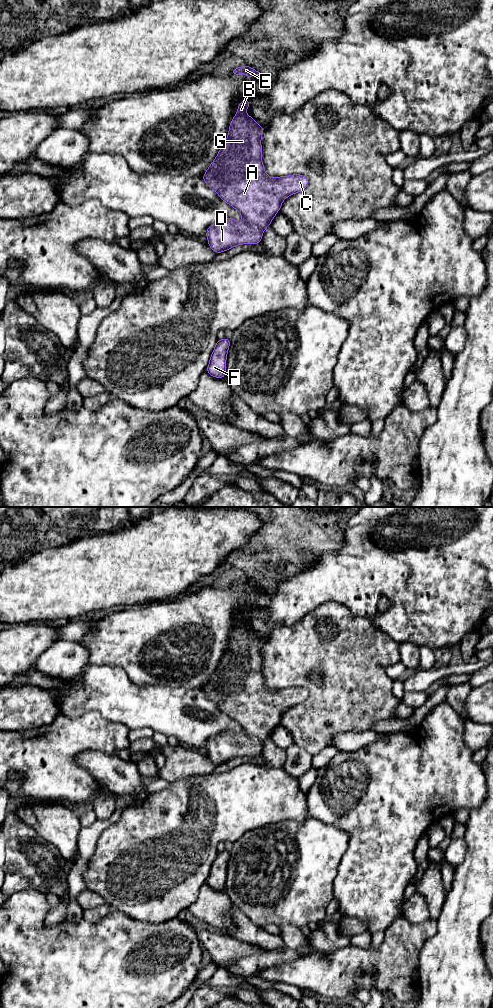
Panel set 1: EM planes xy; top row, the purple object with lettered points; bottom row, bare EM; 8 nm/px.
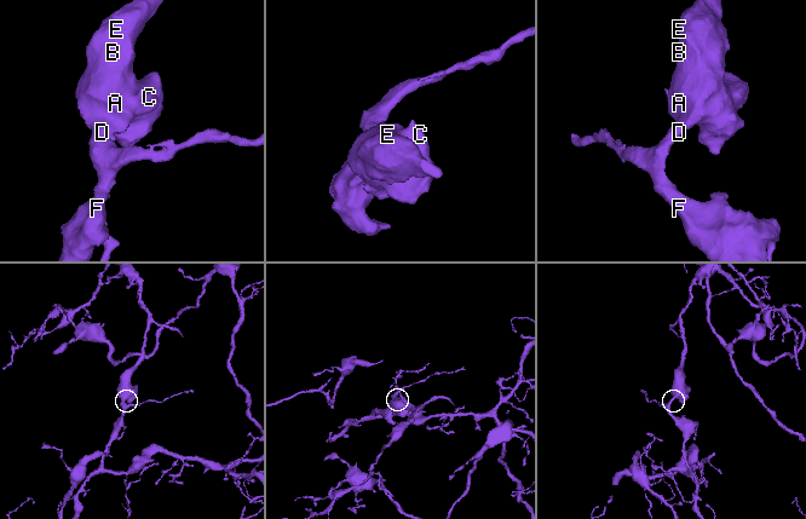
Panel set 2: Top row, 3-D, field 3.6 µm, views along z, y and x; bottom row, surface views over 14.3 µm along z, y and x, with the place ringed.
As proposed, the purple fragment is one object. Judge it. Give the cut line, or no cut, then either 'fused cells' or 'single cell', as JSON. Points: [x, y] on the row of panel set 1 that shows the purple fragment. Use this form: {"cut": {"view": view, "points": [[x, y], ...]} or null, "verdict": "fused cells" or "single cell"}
{"cut": null, "verdict": "single cell"}

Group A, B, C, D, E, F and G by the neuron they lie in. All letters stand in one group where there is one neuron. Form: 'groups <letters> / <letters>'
groups A B C D E F G

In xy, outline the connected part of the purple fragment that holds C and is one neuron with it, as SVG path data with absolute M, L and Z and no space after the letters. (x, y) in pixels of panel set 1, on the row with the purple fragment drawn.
M247 99L238 104L237 113L229 126L228 137L202 176L221 200L239 211L243 217L242 221L225 218L208 227L208 245L218 254L237 245L261 243L263 232L281 209L282 202L288 196L303 191L308 185L307 177L300 174L281 177L270 177L266 174L261 159L261 138L265 128L246 114L245 110L249 107L250 101Z

